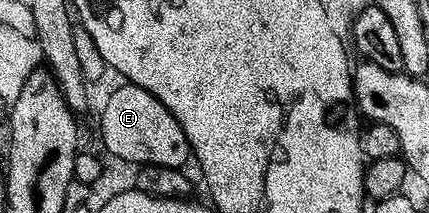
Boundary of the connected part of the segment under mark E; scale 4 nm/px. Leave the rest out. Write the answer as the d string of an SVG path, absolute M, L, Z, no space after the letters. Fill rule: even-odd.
M129 82L124 87L114 91L106 106L101 108L100 115L102 115L100 121L102 143L112 156L122 161L136 163L135 165L148 163L166 165L167 168L183 168L186 165L184 163L188 159L191 160L191 147L178 119L166 109L166 105L162 105L148 90L142 89L136 83Z

